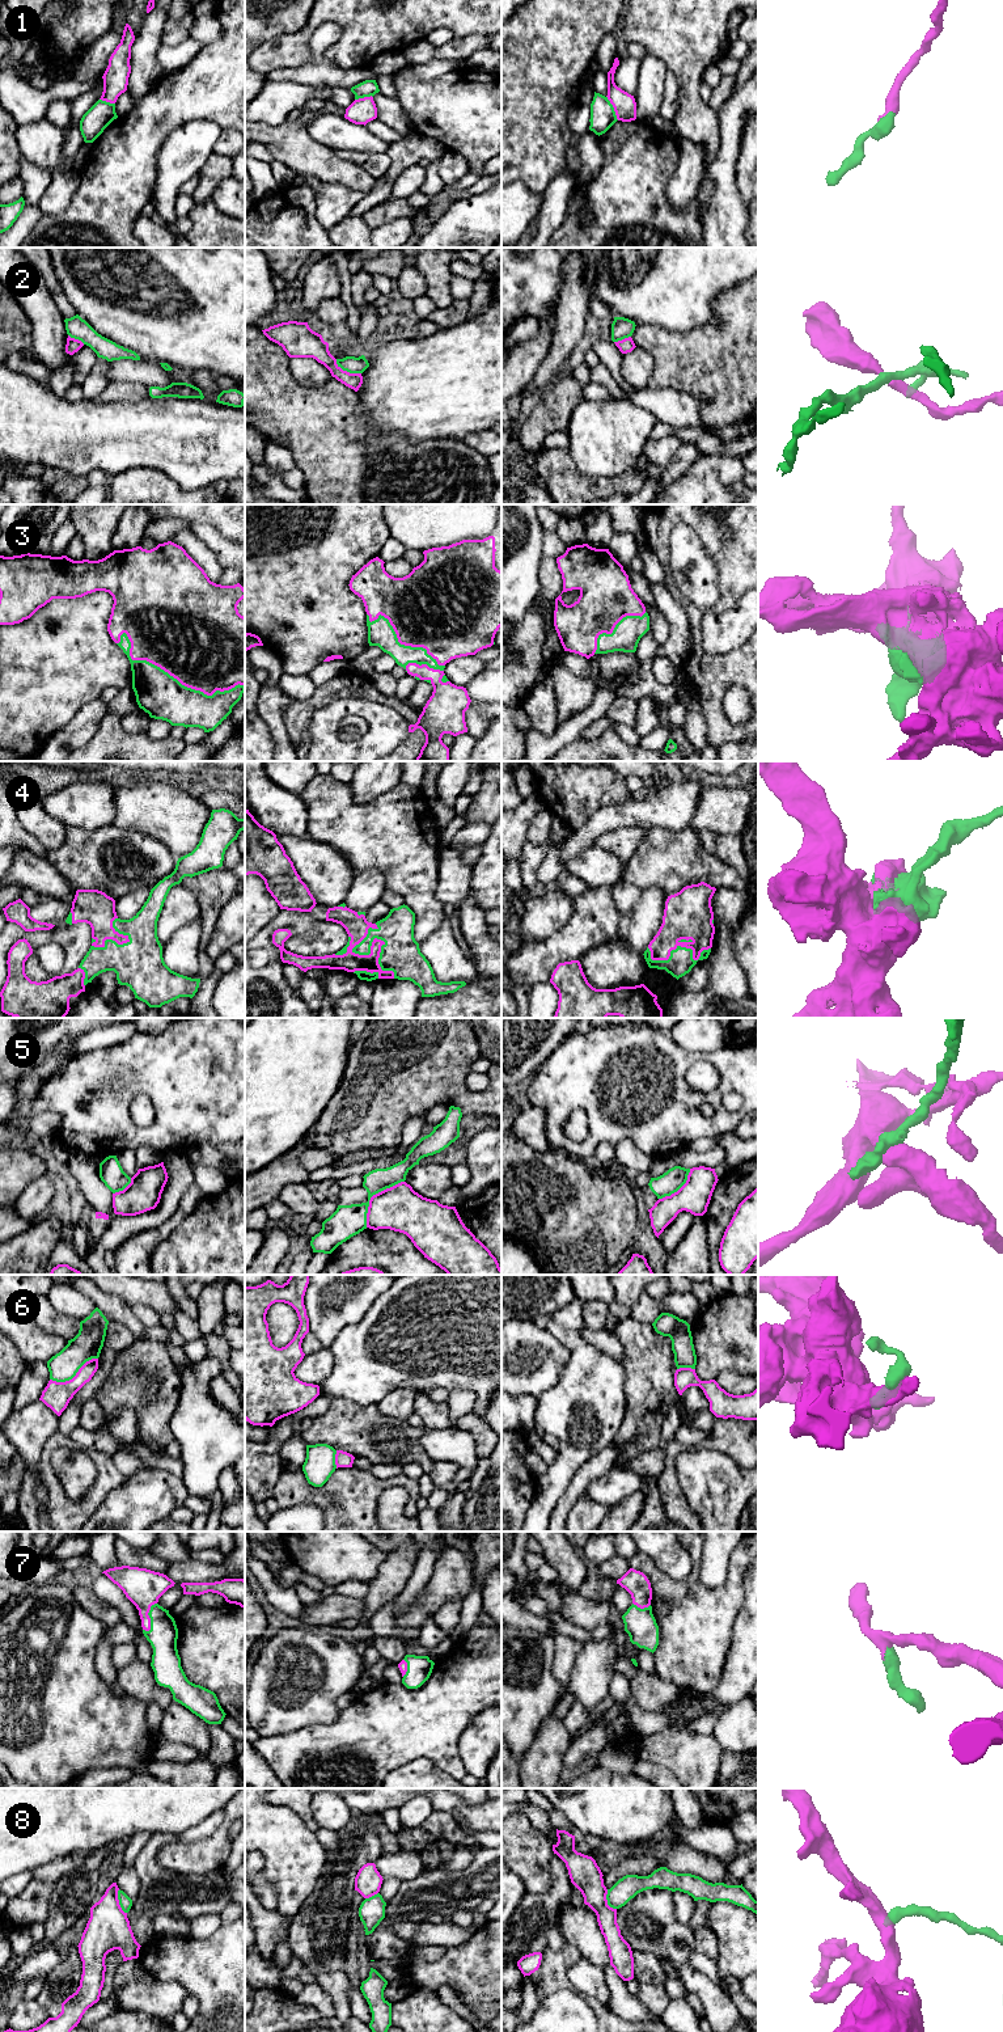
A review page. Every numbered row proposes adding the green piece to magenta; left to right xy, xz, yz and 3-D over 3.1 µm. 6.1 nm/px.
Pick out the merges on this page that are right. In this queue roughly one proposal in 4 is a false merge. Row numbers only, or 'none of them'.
3, 4, 7

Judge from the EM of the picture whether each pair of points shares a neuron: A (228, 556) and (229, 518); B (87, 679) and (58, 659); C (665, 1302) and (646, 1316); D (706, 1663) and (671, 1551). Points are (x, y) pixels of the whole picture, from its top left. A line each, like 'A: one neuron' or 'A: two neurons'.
A: two neurons
B: one neuron
C: one neuron
D: two neurons

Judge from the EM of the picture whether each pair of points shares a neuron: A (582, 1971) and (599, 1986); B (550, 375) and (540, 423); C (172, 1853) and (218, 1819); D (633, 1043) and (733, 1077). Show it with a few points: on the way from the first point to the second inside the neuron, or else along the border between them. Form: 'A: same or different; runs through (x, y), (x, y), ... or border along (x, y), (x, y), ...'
A: same; runs through (585, 1975), (595, 1984)
B: different; border along (561, 374), (541, 395)
C: different; border along (215, 1830), (207, 1837), (190, 1842), (178, 1842)
D: same; runs through (657, 1057), (709, 1056)

